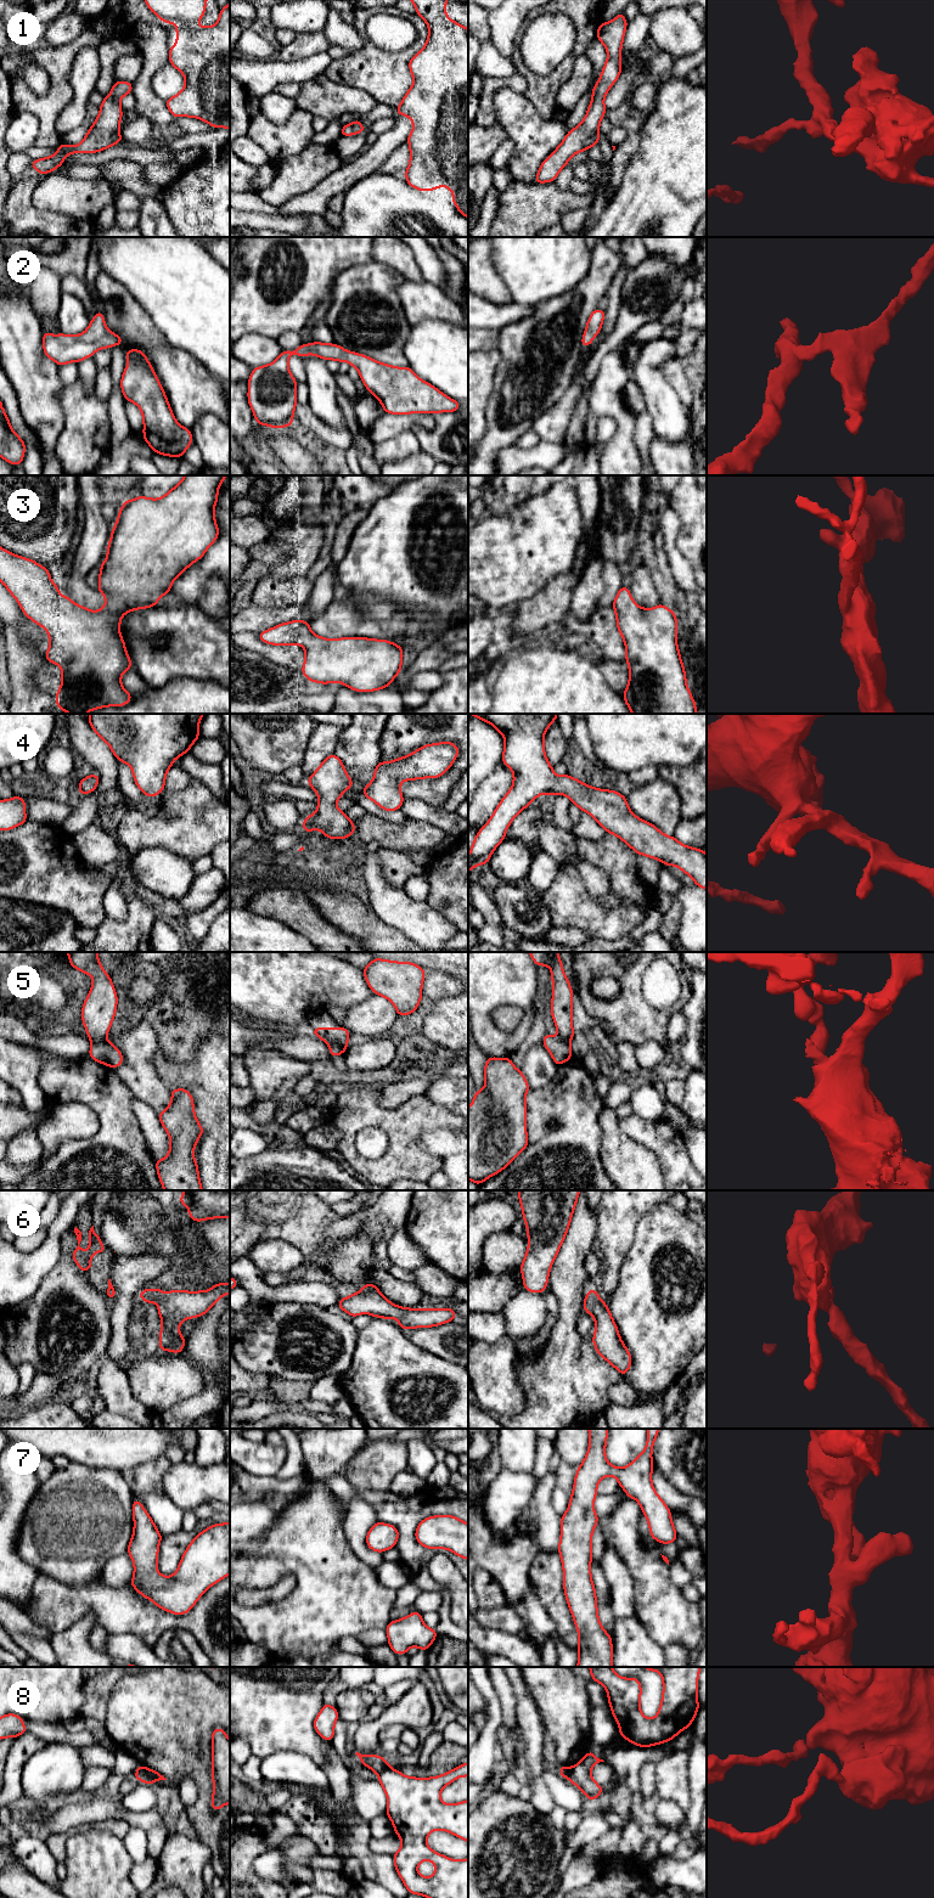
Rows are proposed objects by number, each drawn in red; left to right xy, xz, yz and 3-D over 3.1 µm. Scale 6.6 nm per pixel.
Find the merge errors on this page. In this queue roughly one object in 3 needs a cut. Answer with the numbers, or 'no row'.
5, 8

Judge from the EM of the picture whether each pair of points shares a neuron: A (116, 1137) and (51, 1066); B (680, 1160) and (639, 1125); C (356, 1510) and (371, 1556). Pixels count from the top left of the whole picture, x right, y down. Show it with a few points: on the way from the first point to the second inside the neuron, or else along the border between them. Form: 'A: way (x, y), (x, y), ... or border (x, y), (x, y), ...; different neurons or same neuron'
A: way (113, 1116), (79, 1082), (72, 1082); same neuron
B: way (670, 1150), (654, 1135), (648, 1133); same neuron
C: way (356, 1521), (356, 1541), (360, 1546); same neuron

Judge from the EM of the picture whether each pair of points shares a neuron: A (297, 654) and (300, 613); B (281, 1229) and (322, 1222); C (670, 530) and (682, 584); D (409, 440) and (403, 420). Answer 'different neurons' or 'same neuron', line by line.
A: different neurons
B: same neuron
C: same neuron
D: different neurons

